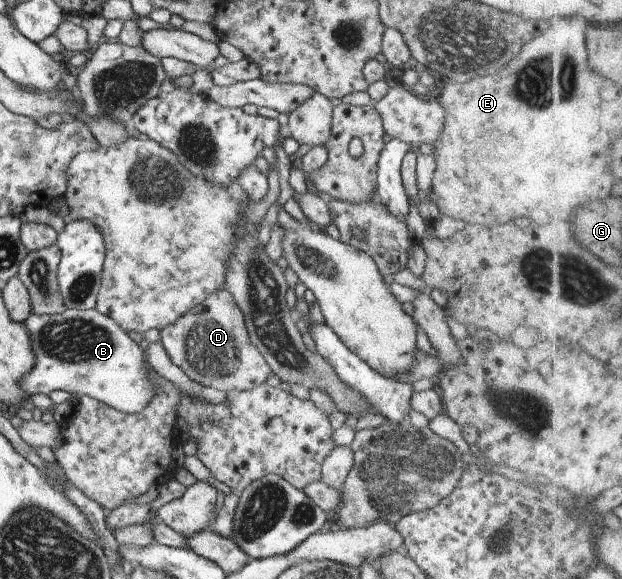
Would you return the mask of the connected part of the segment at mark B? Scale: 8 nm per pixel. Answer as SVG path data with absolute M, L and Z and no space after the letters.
M64 309L55 315L30 314L23 322L29 346L34 358L33 367L19 378L17 388L26 395L42 394L60 390L74 392L77 396L94 398L106 406L124 413L139 412L151 400L154 392L147 382L146 356L128 336L110 319L95 309Z

